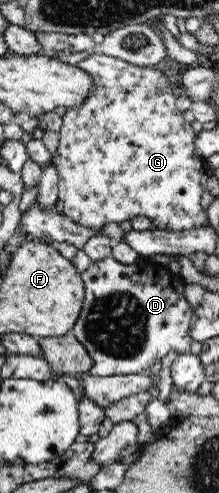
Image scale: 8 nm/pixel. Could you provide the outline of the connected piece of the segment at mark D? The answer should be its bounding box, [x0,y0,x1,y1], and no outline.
[72,256,194,376]

